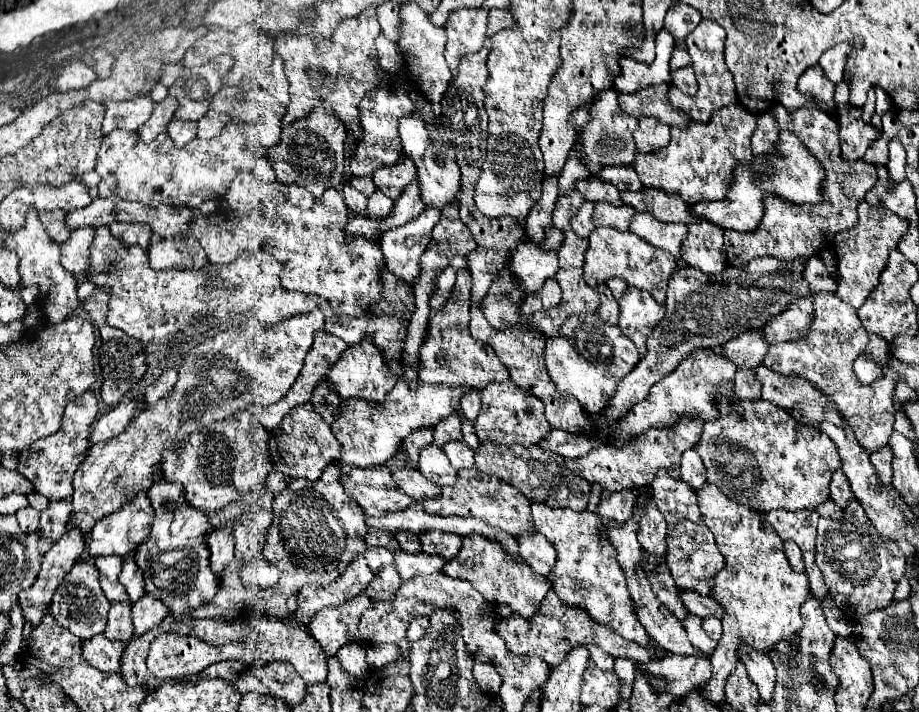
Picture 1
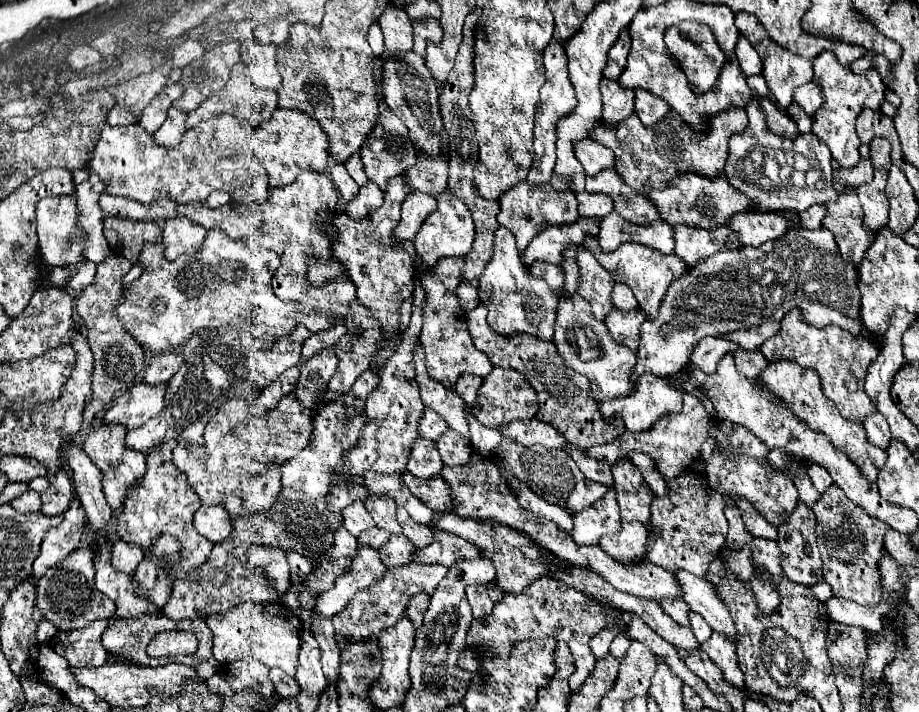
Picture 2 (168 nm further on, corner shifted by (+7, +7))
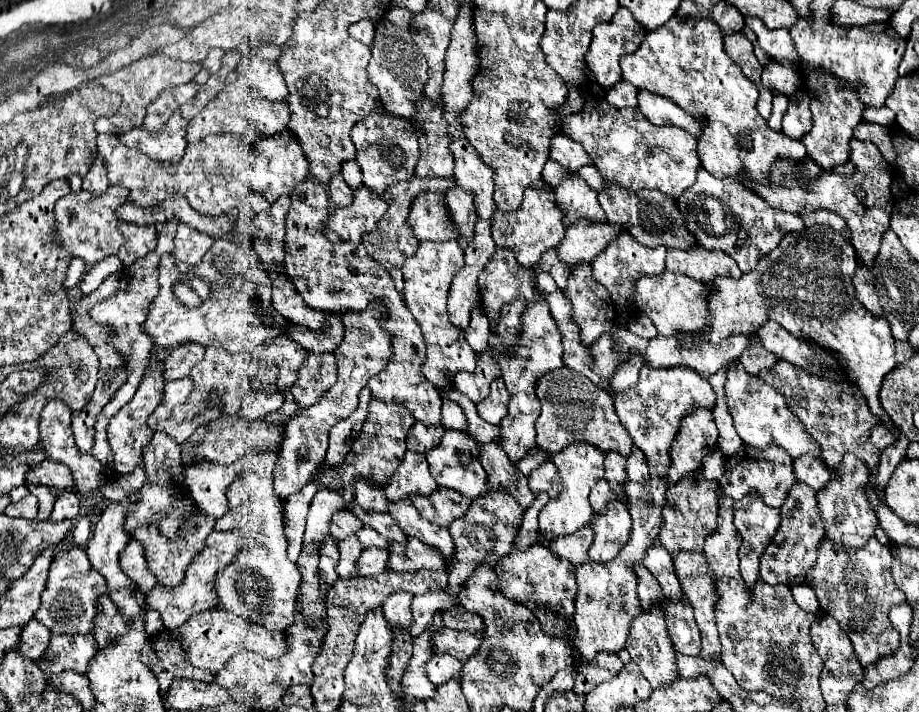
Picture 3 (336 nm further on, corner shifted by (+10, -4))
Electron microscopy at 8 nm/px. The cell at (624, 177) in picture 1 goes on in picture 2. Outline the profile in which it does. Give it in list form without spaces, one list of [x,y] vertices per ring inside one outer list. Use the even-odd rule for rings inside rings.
[[[590,138],[578,140],[574,144],[574,154],[580,160],[580,164],[584,166],[586,174],[598,174],[604,168],[614,168],[614,156],[608,148],[604,148],[602,144],[596,144]]]

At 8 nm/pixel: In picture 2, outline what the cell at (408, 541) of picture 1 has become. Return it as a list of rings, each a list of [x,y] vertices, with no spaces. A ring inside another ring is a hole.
[[[370,494],[368,500],[364,500],[364,506],[368,508],[368,512],[370,512],[370,516],[378,528],[388,530],[390,534],[402,532],[400,524],[396,522],[396,504],[392,502],[392,498]]]

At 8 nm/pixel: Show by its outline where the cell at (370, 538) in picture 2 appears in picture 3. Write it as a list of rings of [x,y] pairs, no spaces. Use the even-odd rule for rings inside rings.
[[[363,527],[361,531],[357,531],[357,537],[361,541],[363,547],[387,547],[387,539],[381,539],[381,535],[377,535],[377,531],[373,531],[371,527]]]

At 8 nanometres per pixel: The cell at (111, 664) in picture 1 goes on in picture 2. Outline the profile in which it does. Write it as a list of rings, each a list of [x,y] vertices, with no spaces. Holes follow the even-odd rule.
[[[96,620],[88,628],[72,632],[56,632],[50,640],[54,652],[64,656],[74,668],[98,668],[108,662],[108,652],[102,646],[102,632],[106,630],[108,620]]]

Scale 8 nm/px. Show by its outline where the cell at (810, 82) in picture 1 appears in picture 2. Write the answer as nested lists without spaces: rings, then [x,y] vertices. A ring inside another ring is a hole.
[[[810,82],[810,84],[800,86],[800,88],[794,92],[794,102],[796,102],[808,116],[814,116],[816,110],[820,108],[820,104],[822,104],[822,92],[820,92],[818,84],[816,84],[816,82]]]

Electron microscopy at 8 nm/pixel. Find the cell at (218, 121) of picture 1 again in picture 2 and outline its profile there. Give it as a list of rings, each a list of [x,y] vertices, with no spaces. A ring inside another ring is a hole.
[[[256,7],[250,12],[250,22],[254,23],[253,34],[255,40],[248,40],[248,46],[242,46],[240,50],[240,62],[232,68],[230,80],[224,88],[224,102],[220,102],[220,91],[216,95],[208,97],[196,110],[188,114],[186,128],[198,126],[200,120],[208,120],[218,114],[234,114],[238,118],[248,120],[250,124],[260,124],[270,120],[272,112],[278,108],[278,94],[276,90],[282,84],[282,76],[276,68],[276,50],[282,42],[278,44],[256,44]]]

